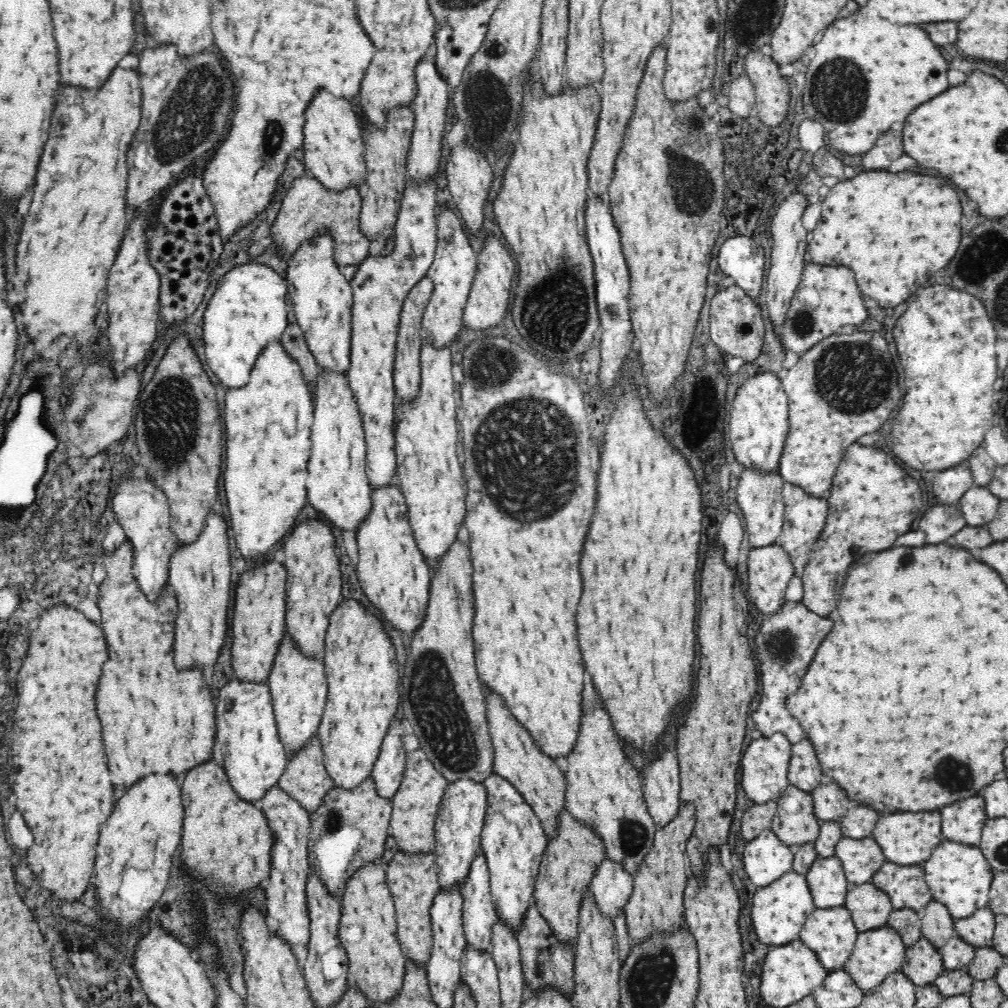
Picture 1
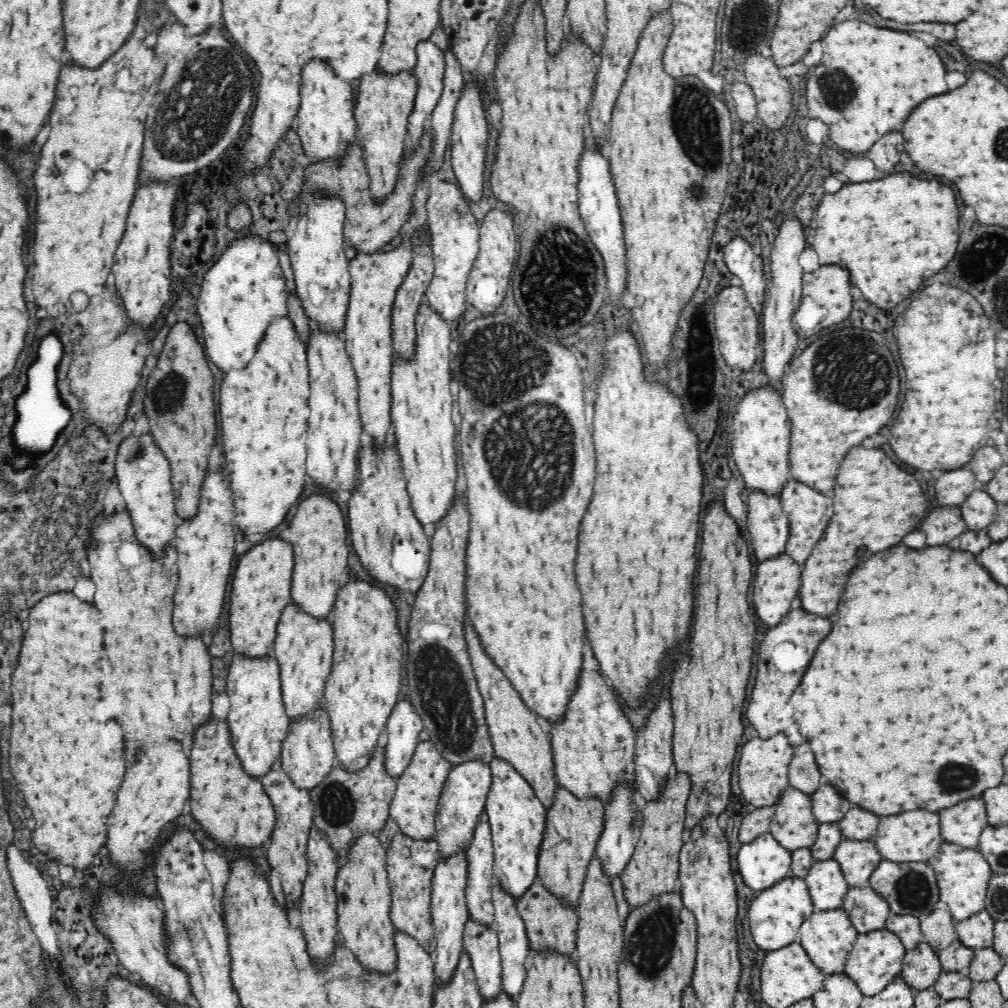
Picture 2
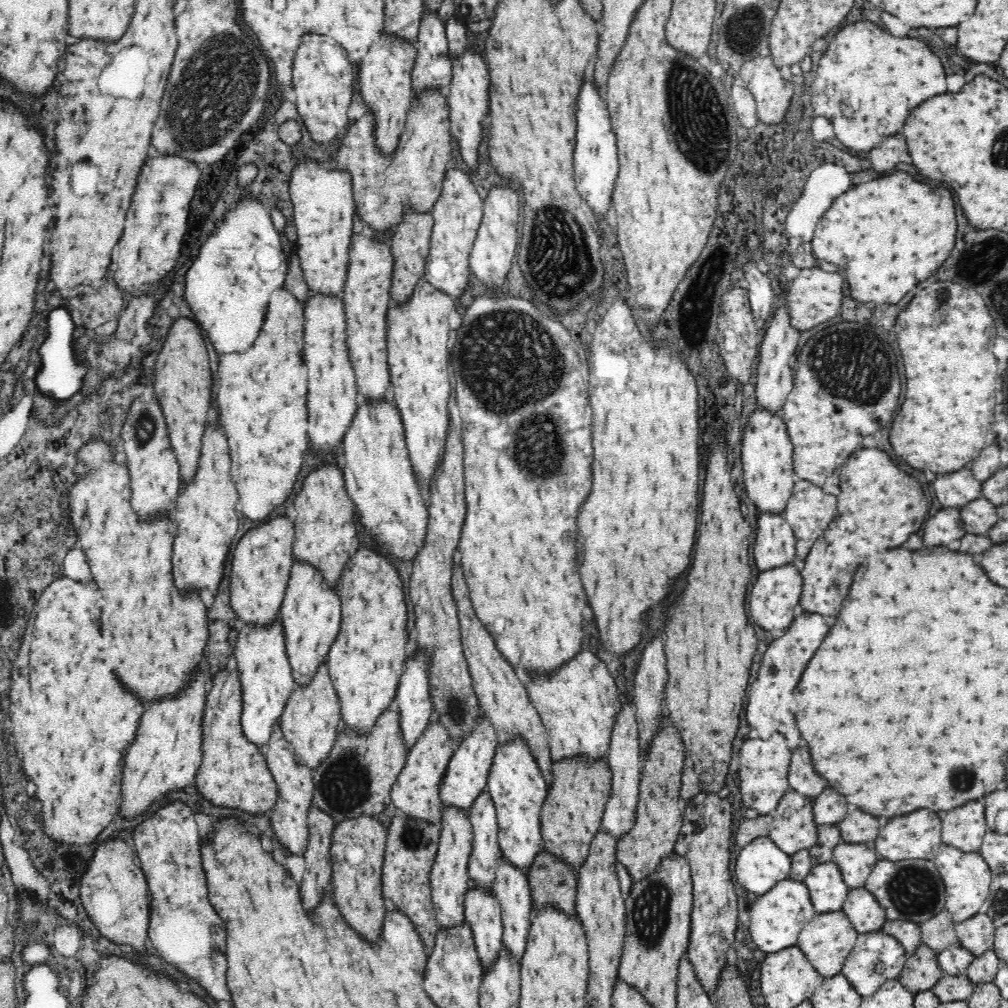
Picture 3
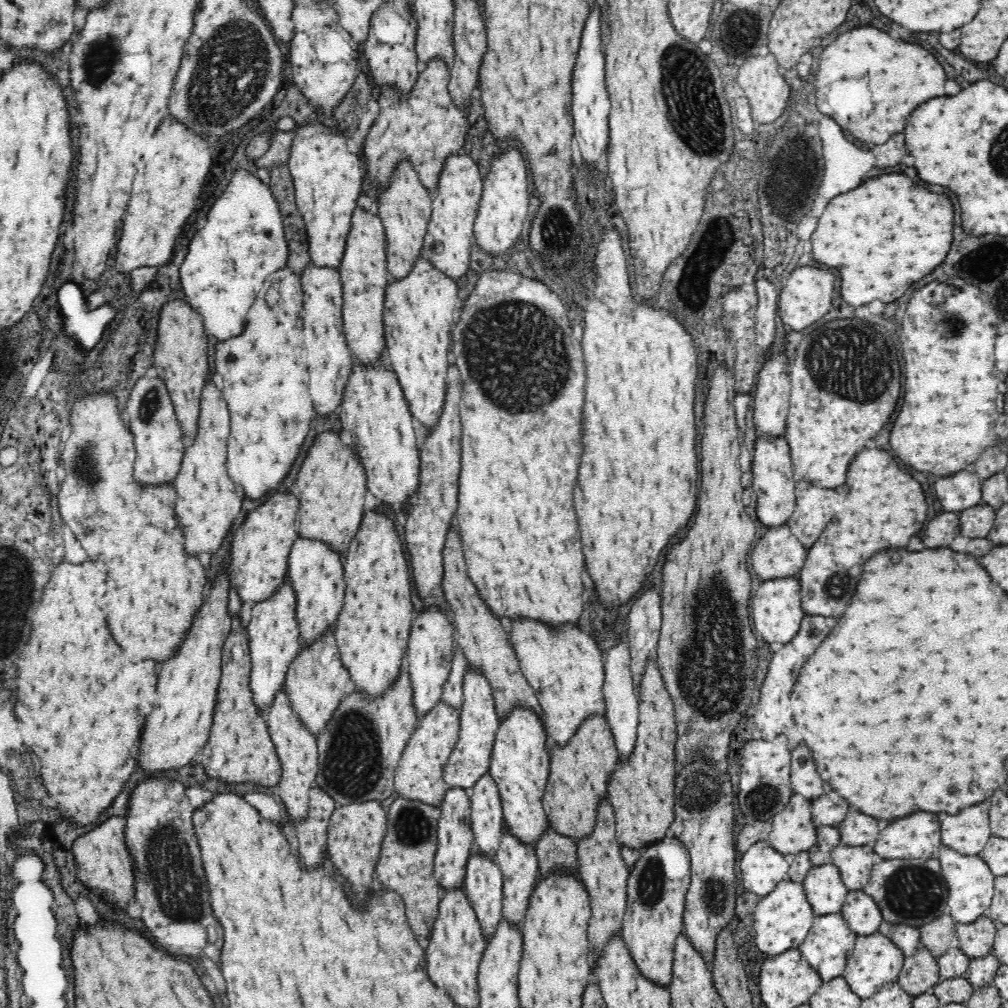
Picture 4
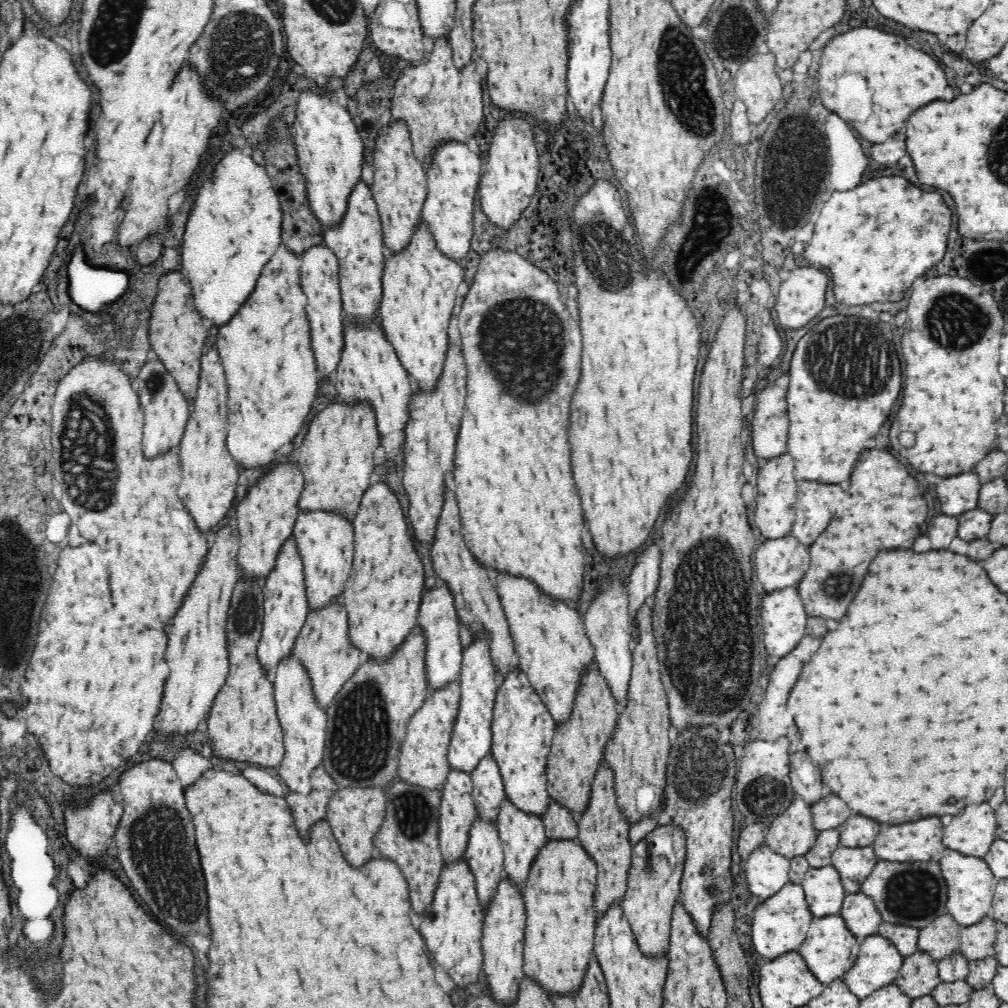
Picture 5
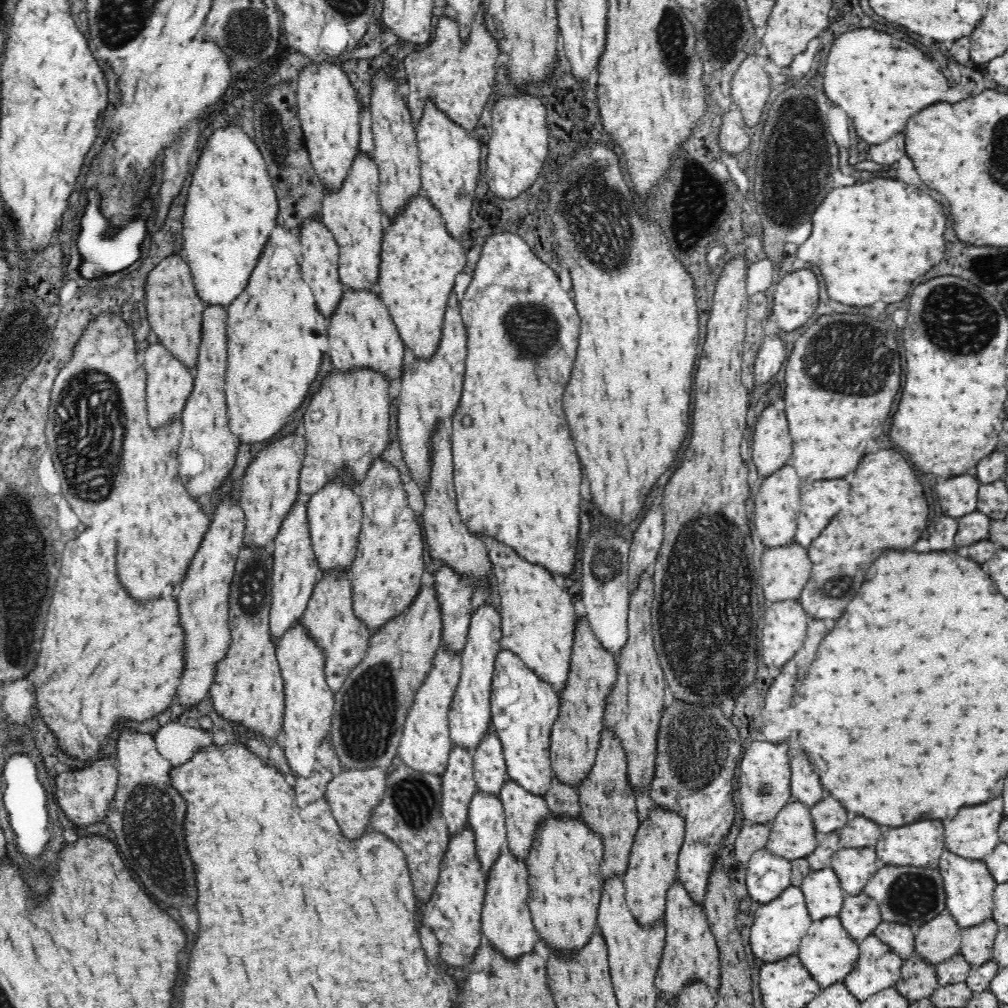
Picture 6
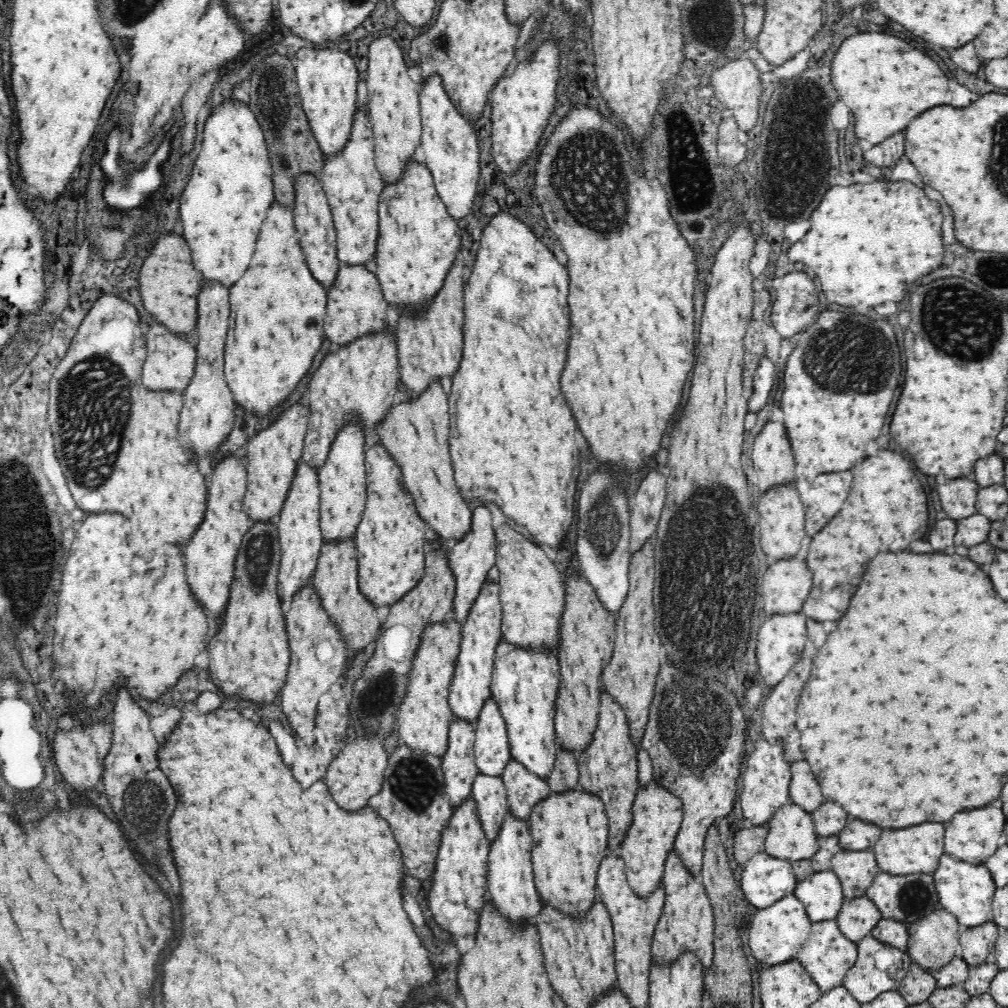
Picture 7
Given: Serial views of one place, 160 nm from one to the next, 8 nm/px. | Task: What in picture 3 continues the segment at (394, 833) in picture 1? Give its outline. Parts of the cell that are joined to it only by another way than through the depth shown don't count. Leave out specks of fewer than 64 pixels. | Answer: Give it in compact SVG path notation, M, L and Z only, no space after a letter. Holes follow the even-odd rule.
M432 719L422 736L409 748L404 768L392 787L390 799L398 812L426 823L440 824L443 813L440 800L441 782L456 750L458 744L450 739L444 725Z

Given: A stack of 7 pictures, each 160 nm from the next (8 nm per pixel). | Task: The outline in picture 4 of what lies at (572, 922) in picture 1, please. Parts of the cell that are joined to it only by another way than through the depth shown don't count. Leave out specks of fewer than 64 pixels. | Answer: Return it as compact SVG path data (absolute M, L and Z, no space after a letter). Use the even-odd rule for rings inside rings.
M592 713L582 719L575 733L565 745L552 742L549 748L549 775L543 788L544 811L548 813L548 825L552 825L556 831L577 840L589 835L594 828L595 816L597 815L598 801L607 796L607 786L610 784L611 768L616 765L619 751L614 741L612 725L608 723L608 717L604 713Z

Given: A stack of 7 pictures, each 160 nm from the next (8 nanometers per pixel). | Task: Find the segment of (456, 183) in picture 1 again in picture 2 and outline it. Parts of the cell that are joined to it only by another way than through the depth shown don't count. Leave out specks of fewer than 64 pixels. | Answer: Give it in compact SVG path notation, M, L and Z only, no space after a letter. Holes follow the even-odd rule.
M470 82L461 92L453 114L450 130L450 154L452 155L452 172L458 180L462 195L470 201L479 202L484 190L484 174L486 174L487 139L490 129L484 118L484 108L480 100L478 82Z

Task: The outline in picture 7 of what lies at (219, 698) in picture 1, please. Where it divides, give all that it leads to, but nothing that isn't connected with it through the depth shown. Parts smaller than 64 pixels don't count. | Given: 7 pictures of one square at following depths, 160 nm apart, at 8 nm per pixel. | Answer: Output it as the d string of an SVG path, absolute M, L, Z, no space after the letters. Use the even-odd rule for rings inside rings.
M304 459L296 464L289 491L283 500L276 518L278 539L281 546L281 560L278 572L278 593L282 604L288 604L291 597L314 574L318 553L324 541L320 528L320 477L318 467Z

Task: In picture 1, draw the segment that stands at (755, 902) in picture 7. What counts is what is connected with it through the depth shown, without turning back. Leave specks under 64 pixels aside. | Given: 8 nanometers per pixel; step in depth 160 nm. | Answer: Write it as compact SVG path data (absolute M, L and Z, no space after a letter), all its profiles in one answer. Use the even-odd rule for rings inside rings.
M772 830L747 841L743 851L744 870L756 887L765 887L793 870L794 853Z

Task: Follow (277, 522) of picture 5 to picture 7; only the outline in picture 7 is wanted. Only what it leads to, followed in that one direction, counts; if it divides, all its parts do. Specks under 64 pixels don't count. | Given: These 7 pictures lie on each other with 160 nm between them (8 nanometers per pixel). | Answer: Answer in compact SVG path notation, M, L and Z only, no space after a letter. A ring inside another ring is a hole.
M294 402L288 408L284 408L266 428L252 434L244 445L247 451L247 485L243 496L243 508L252 517L252 521L277 518L289 491L296 464L302 457L308 416L313 416L308 402Z

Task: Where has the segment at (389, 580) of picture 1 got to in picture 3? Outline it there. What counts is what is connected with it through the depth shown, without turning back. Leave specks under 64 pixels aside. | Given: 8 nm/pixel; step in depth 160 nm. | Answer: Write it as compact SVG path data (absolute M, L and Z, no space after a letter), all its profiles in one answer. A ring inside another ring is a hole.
M358 394L357 410L351 422L343 436L347 462L343 471L346 492L358 513L358 524L382 553L413 562L425 543L429 509L410 463L400 413L392 402L368 404Z

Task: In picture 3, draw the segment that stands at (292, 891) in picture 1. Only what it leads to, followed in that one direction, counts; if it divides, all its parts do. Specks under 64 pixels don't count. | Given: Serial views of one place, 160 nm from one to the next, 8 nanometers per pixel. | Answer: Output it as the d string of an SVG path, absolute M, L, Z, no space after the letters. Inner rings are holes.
M279 722L274 724L273 733L265 750L266 767L276 781L278 800L275 802L271 816L269 816L272 832L280 845L290 854L303 856L309 839L309 812L313 806L314 783L310 768L298 765L290 743L284 739Z

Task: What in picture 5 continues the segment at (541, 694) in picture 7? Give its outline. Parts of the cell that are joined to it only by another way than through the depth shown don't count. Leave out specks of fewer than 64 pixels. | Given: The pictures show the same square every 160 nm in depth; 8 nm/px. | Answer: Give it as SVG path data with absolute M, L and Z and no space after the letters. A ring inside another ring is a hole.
M519 665L500 676L498 686L491 722L491 752L504 779L505 797L510 797L526 812L542 815L551 801L546 777L547 759L556 721Z

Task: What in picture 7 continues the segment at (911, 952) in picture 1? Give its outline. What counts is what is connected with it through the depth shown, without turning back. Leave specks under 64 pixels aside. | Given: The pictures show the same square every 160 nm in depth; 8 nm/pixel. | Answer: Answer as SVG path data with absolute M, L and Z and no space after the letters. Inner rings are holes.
M912 963L906 976L901 980L897 990L908 1005L920 1004L929 1000L929 996L937 989L934 972L920 968Z

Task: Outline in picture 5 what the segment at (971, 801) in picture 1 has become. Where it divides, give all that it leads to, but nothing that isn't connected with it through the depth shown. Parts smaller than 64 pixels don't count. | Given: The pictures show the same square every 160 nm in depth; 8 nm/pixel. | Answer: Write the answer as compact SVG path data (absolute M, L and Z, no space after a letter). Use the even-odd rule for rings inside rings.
M998 790L996 796L990 802L984 804L970 804L962 810L960 816L954 816L952 822L948 826L944 826L944 844L950 850L956 850L964 856L975 856L983 858L983 856L990 850L993 842L997 839L996 828L996 810L1004 804L1004 792Z

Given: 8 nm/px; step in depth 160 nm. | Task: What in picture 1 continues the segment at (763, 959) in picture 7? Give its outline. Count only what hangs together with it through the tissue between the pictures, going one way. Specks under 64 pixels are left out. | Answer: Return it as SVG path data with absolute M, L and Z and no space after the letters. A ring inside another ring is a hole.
M793 870L780 876L765 887L759 887L752 898L752 924L755 928L754 940L762 947L782 946L800 938L800 930L809 914L816 909L807 878Z

